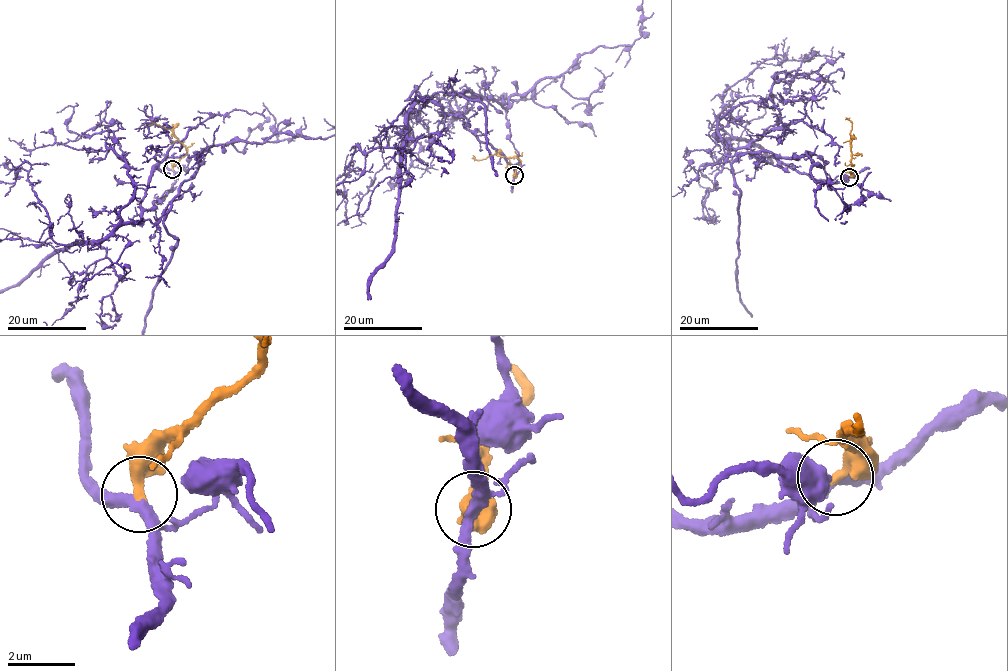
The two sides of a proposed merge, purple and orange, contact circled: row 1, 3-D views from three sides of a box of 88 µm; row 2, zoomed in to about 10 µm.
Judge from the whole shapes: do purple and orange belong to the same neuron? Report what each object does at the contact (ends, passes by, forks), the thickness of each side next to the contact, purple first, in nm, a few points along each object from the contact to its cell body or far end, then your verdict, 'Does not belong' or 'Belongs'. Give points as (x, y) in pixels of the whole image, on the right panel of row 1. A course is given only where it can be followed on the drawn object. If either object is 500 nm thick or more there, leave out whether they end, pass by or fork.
At the ring purple forks. At the ring orange ends. Thickness 260 nm (purple) against 380 nm. Course of orange: (849, 177), (851, 123), (846, 117). Belongs

